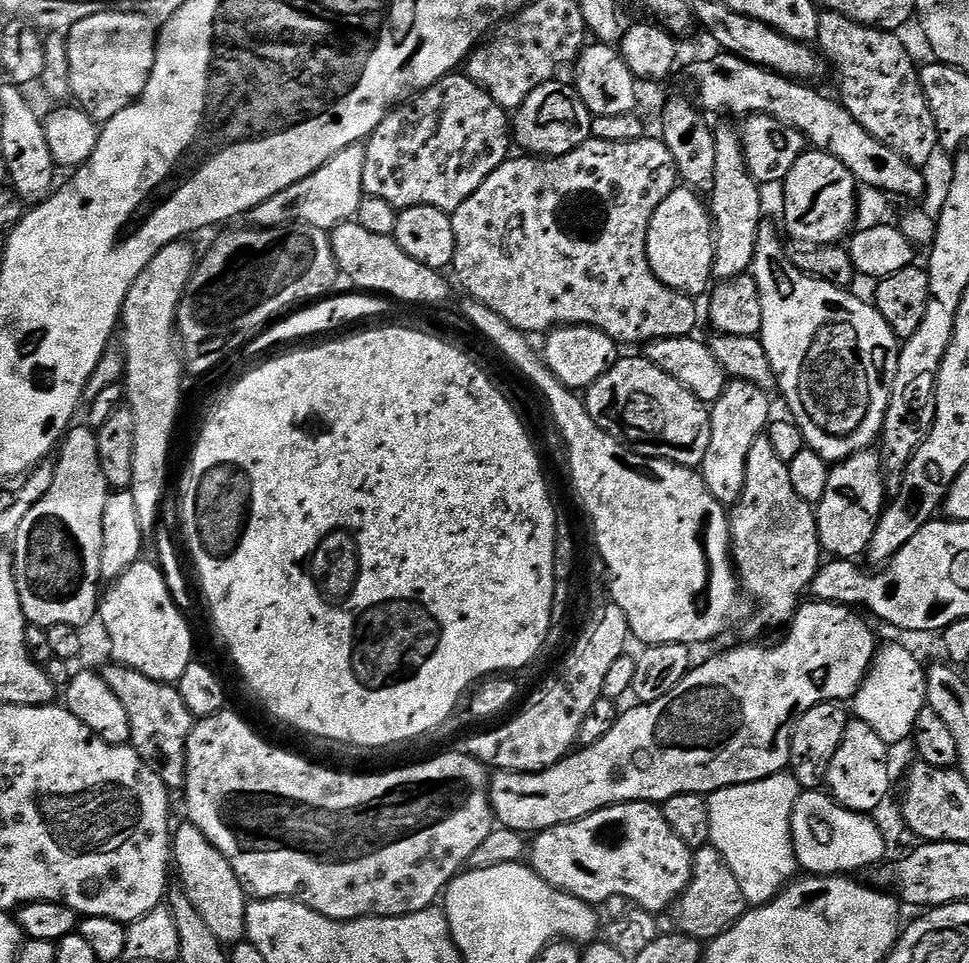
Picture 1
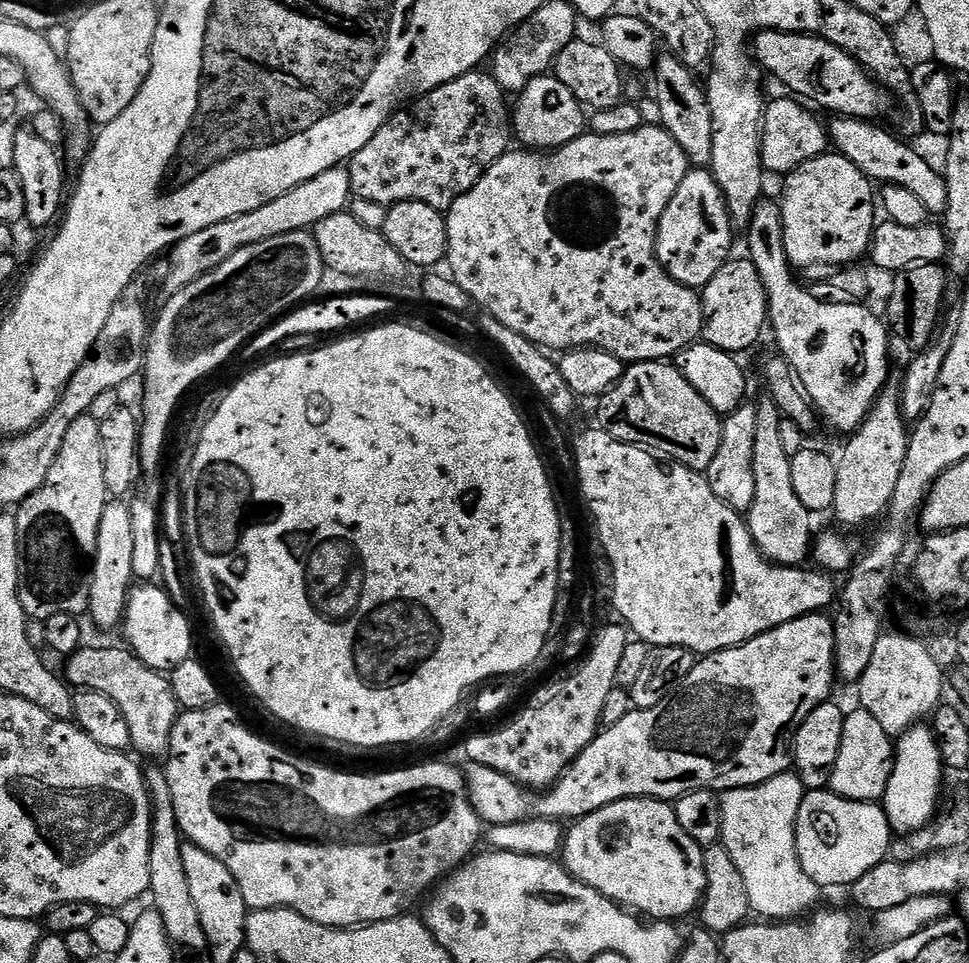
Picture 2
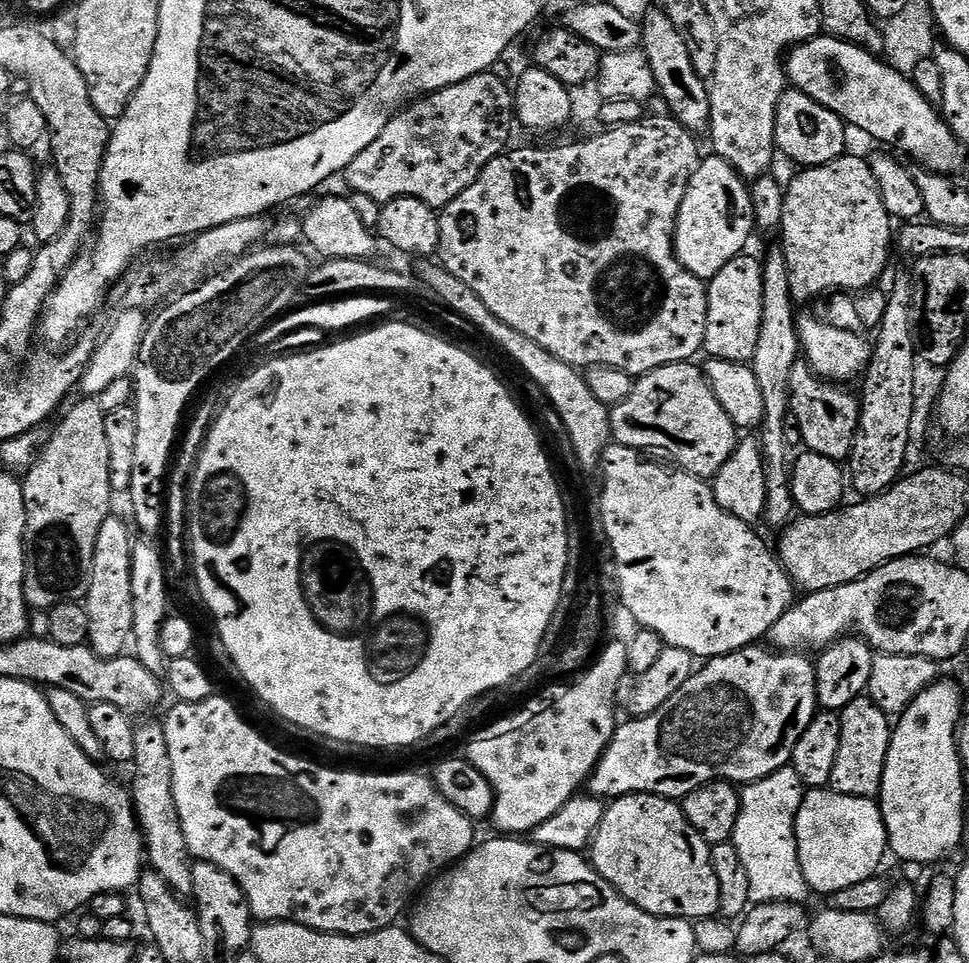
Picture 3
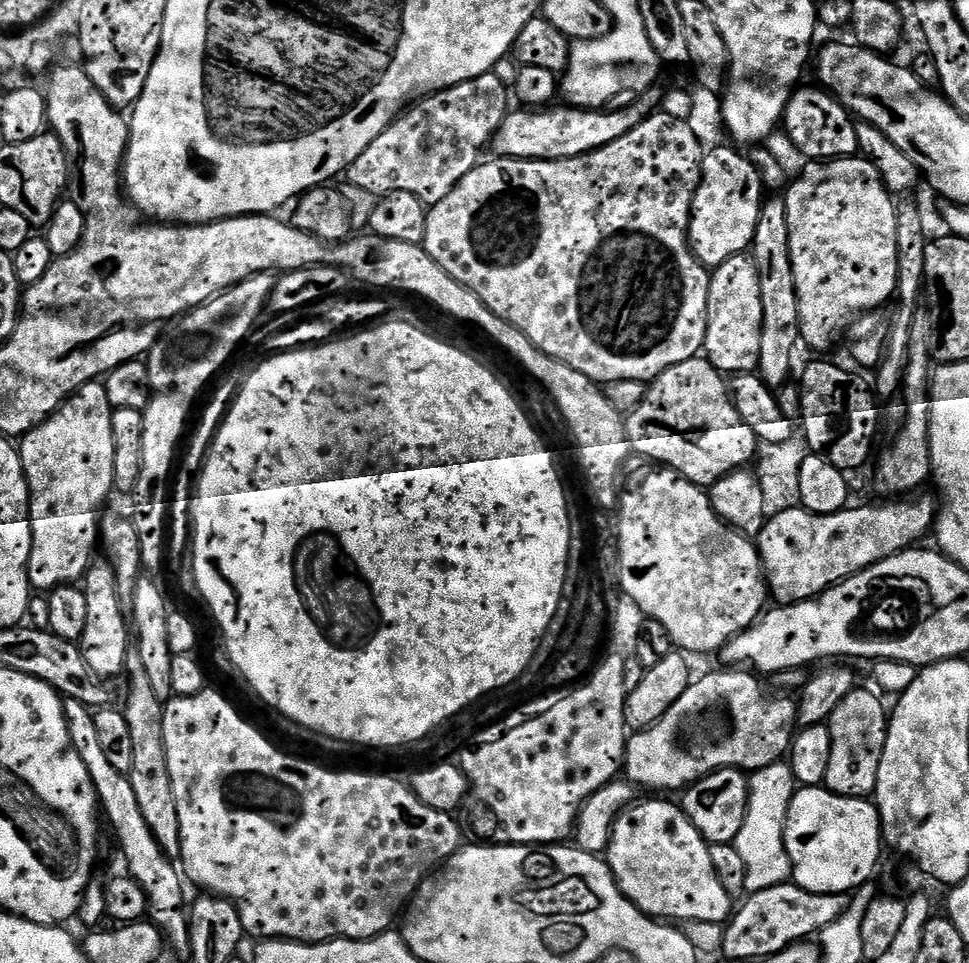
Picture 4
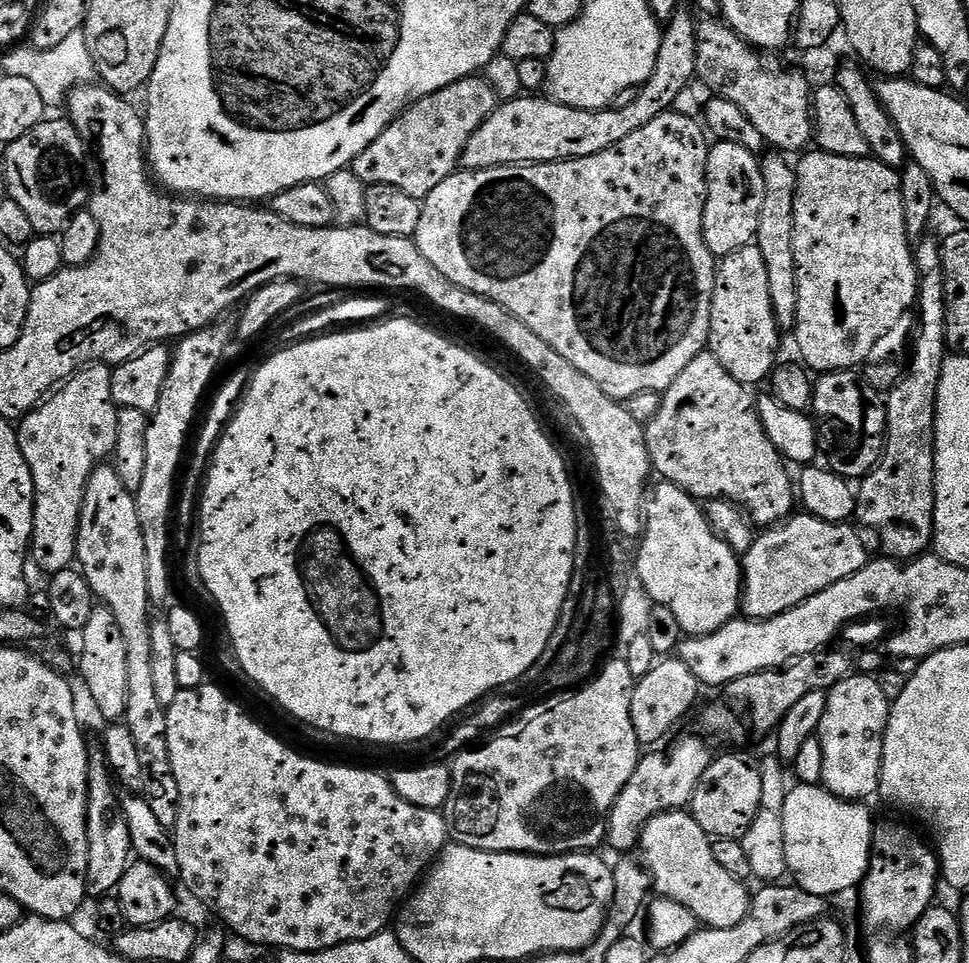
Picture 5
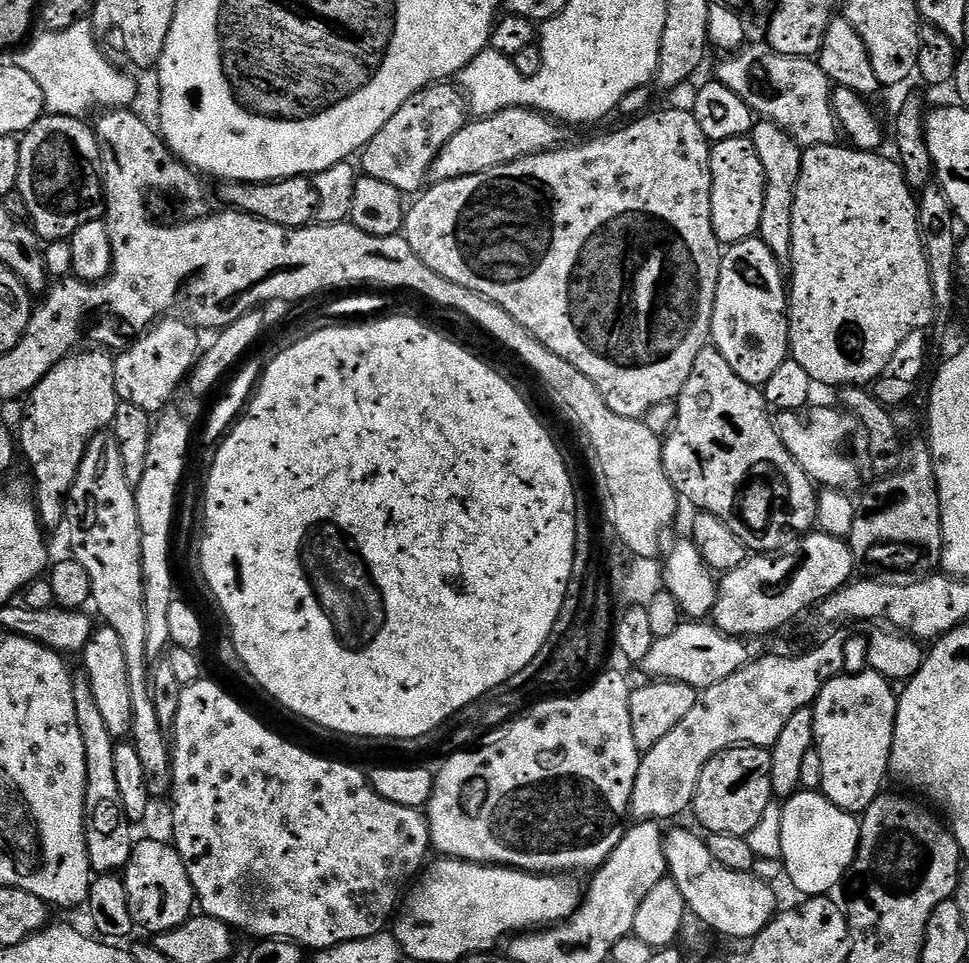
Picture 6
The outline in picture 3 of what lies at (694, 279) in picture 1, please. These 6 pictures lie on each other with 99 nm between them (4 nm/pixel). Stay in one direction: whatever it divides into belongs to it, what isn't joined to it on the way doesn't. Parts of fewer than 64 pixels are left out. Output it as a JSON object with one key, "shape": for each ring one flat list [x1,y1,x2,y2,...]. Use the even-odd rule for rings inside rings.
{"shape":[[708,154,700,161,700,165,694,170,690,178,690,186,686,190,686,198,682,198,682,206,678,210,676,219,676,234,672,237,676,247,678,262,690,274,694,274,702,281,710,281,726,262,730,262,735,256,741,255,756,228,756,215,752,209,752,190,743,176,735,172,721,156]]}

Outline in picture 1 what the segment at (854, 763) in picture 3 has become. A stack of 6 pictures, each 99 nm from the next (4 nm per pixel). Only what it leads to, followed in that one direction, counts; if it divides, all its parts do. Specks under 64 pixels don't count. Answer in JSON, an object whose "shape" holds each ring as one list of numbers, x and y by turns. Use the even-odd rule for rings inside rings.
{"shape":[[855,718,849,719,846,734,842,734,842,746,830,761,826,791,833,800,852,812,875,813,875,808,884,804,892,788,892,768,888,765,890,747,882,742,872,726]]}

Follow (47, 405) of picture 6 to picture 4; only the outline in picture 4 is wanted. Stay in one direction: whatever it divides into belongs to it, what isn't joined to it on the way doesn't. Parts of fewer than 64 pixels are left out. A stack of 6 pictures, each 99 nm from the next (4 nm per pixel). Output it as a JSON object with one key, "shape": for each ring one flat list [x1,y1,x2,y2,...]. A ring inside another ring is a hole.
{"shape":[[103,382,84,384,74,395,69,396,61,404,59,410,53,412,47,420,42,421,38,426,34,426,34,430,30,430,19,441,20,457,22,458,22,466,28,483,28,509,32,519,32,549,30,550,30,562,28,563,28,583,37,593,47,594,53,588,60,588,64,584,76,584,83,581,85,572,93,563,92,551,95,548,97,551,98,548,102,509,105,507,103,504,107,502,108,495,113,495,114,492,112,487,114,482,114,422,112,421,112,409,110,398,106,398,106,386]]}

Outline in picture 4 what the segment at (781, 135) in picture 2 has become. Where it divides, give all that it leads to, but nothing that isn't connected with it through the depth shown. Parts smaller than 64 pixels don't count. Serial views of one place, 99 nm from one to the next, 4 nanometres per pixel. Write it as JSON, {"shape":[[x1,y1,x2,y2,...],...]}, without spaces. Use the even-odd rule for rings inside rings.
{"shape":[[819,86,804,87,797,87,784,107,782,128,788,131,793,146,812,162,855,157,860,147,856,133,857,121,852,113,831,92]]}

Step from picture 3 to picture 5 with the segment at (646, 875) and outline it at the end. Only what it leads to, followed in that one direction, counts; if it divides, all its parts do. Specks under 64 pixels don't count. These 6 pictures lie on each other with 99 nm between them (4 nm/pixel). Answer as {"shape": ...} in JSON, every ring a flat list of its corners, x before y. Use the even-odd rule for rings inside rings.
{"shape":[[679,810,673,812,658,813,653,816,647,824,638,832,638,852,644,855,642,867,650,877,650,884,656,888,661,897,665,900,677,900,700,919,701,925,710,928,725,928,726,926,738,926,742,918,748,913,748,902,750,899,749,885,743,880,734,878,714,862,712,853,712,840,698,826,698,822,687,811]]}

